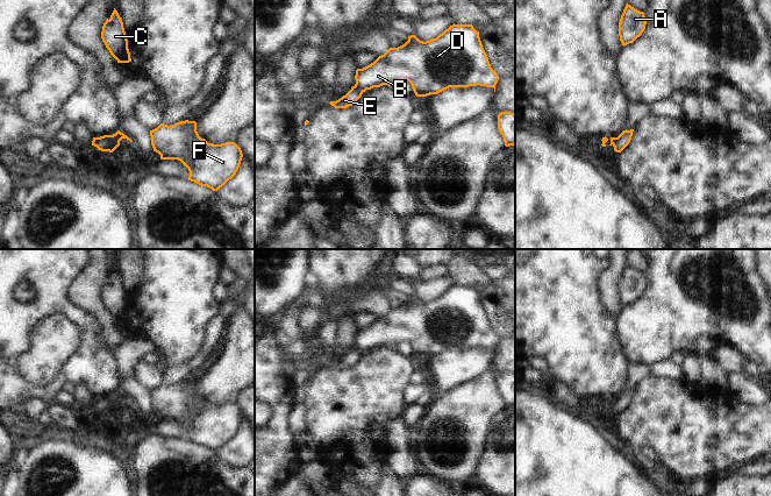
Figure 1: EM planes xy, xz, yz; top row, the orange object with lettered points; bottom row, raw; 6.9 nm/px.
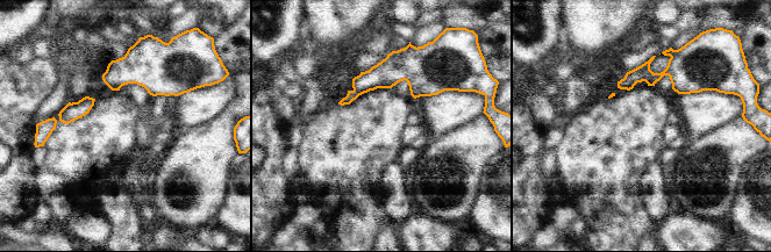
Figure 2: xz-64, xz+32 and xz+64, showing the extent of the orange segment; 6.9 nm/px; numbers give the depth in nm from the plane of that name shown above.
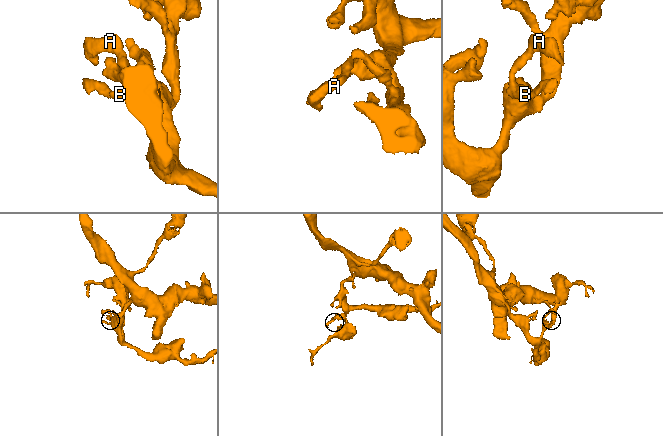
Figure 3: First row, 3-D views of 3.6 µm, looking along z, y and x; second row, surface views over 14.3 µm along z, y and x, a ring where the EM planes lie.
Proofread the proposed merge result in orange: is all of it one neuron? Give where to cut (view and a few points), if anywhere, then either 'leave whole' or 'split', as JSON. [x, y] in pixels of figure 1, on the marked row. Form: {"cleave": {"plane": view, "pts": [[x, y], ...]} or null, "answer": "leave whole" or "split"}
{"cleave": null, "answer": "leave whole"}

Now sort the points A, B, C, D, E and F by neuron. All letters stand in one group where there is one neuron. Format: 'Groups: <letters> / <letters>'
Groups: A B C D E F.

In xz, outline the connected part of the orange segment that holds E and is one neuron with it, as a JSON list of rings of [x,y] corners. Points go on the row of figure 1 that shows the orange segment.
[[[452,24],[440,34],[436,38],[429,41],[420,41],[415,35],[408,36],[408,41],[398,47],[390,48],[386,52],[379,56],[370,65],[356,70],[356,84],[351,90],[336,101],[329,104],[335,108],[347,108],[352,106],[366,90],[373,87],[380,87],[383,85],[394,86],[400,80],[408,80],[416,97],[427,97],[430,94],[437,94],[449,87],[469,87],[469,86],[486,86],[493,87],[495,92],[495,85],[499,76],[491,68],[488,57],[483,48],[479,31],[477,31],[472,24]]]

